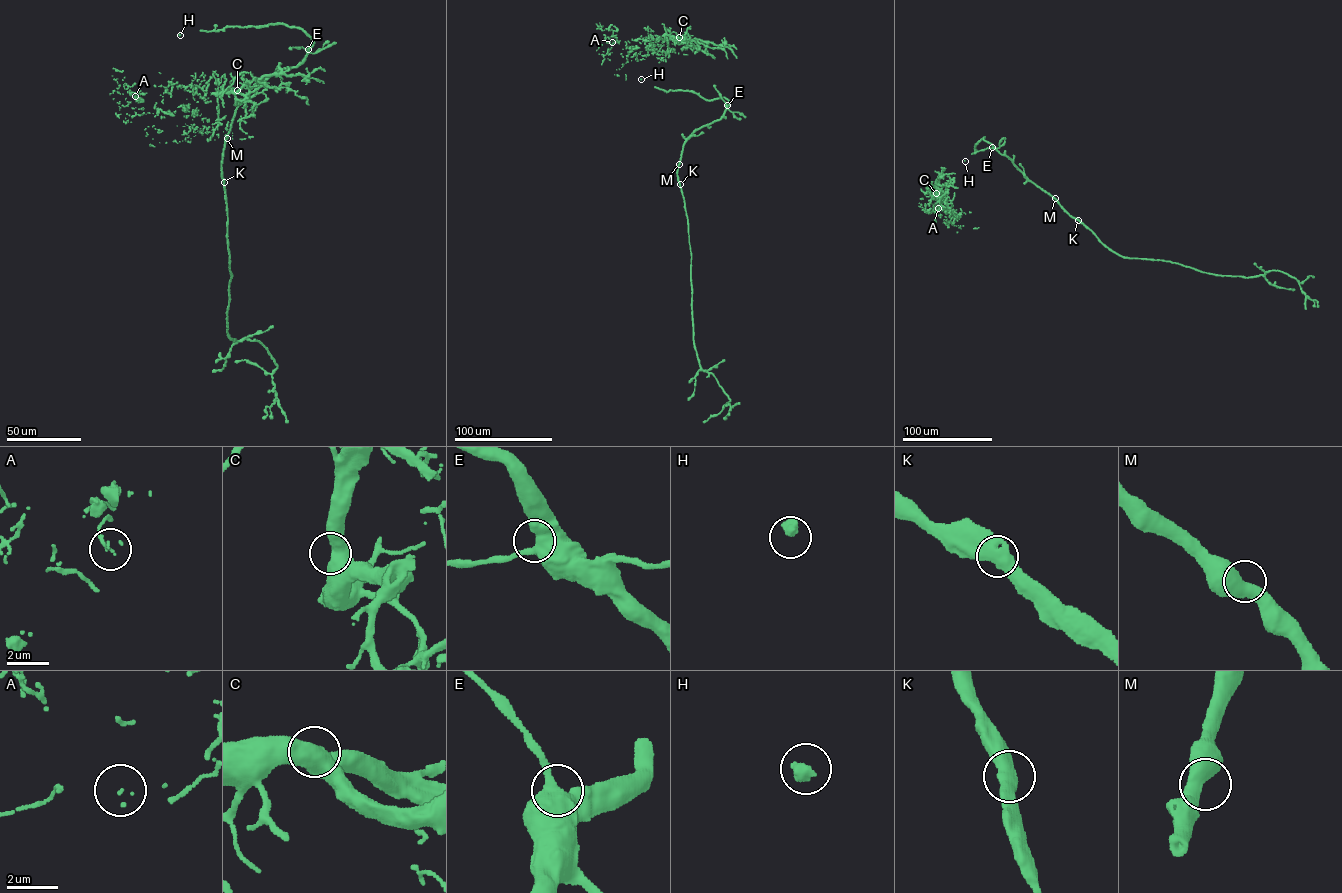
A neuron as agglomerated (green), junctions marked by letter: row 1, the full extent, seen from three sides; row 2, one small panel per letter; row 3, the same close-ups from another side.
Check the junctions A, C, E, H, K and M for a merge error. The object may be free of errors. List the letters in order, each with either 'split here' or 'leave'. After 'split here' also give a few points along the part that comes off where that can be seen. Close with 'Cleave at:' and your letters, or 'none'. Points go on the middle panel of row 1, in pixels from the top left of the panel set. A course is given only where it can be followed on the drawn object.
A: leave
C: leave
E: leave
H: leave
K: leave
M: leave
Cleave at: none

